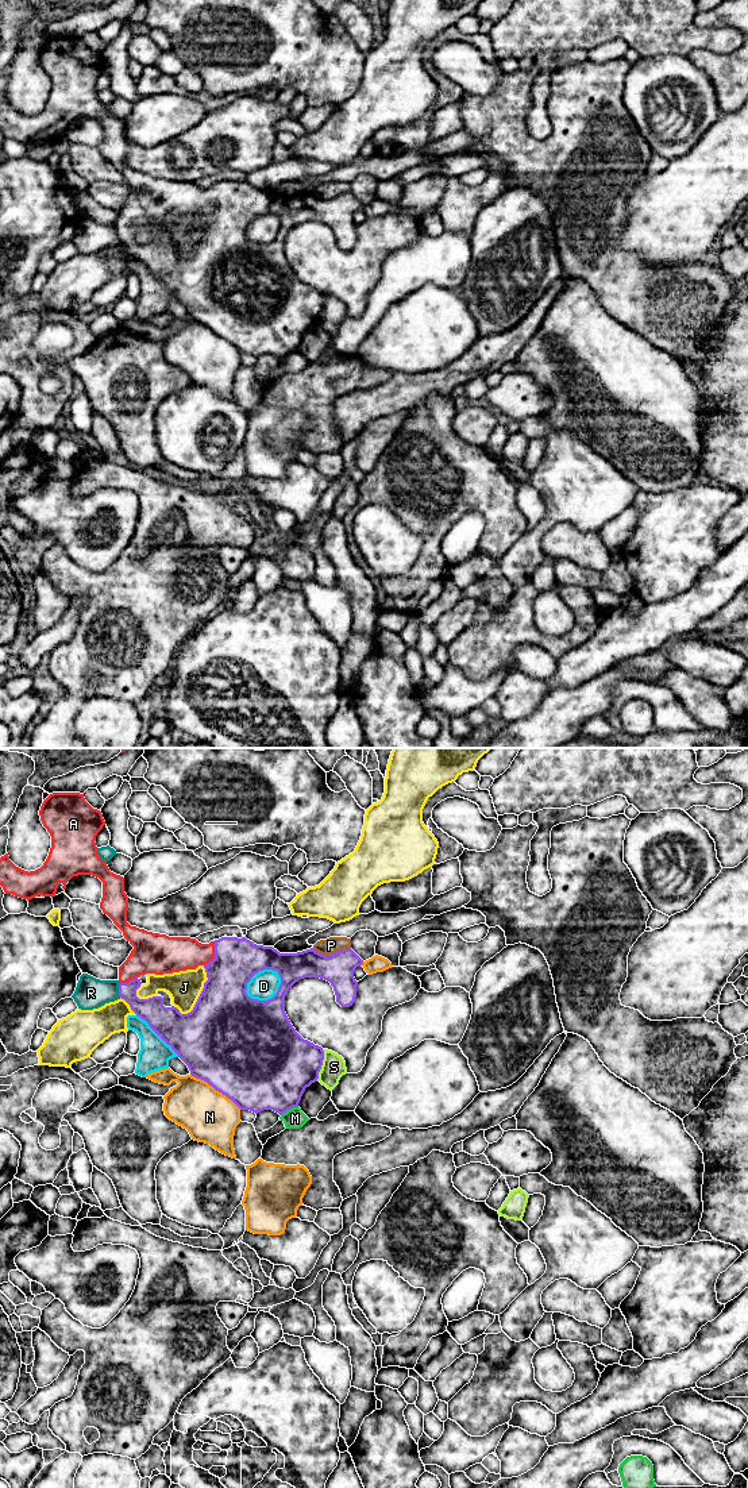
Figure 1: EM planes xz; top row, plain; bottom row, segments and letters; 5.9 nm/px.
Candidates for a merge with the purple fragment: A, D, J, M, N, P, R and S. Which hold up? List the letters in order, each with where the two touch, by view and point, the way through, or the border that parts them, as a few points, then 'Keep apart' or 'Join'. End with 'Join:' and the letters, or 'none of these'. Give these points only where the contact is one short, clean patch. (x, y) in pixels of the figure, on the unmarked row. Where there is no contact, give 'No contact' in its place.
A: Touches purple at xz (215, 199). Join
D: Touches purple at xz (259, 214). Keep apart
J: Touches purple at xz (201, 236). Keep apart
M: Touches purple at xz (289, 353). Keep apart
N: Touches purple at xz (216, 334). Keep apart
P: Touches purple at xz (331, 199). Keep apart
R: Touches purple at xz (119, 234). Boundary: xz (120, 227), (119, 241). Keep apart
S: Touches purple at xz (322, 308). Keep apart
Join: A

